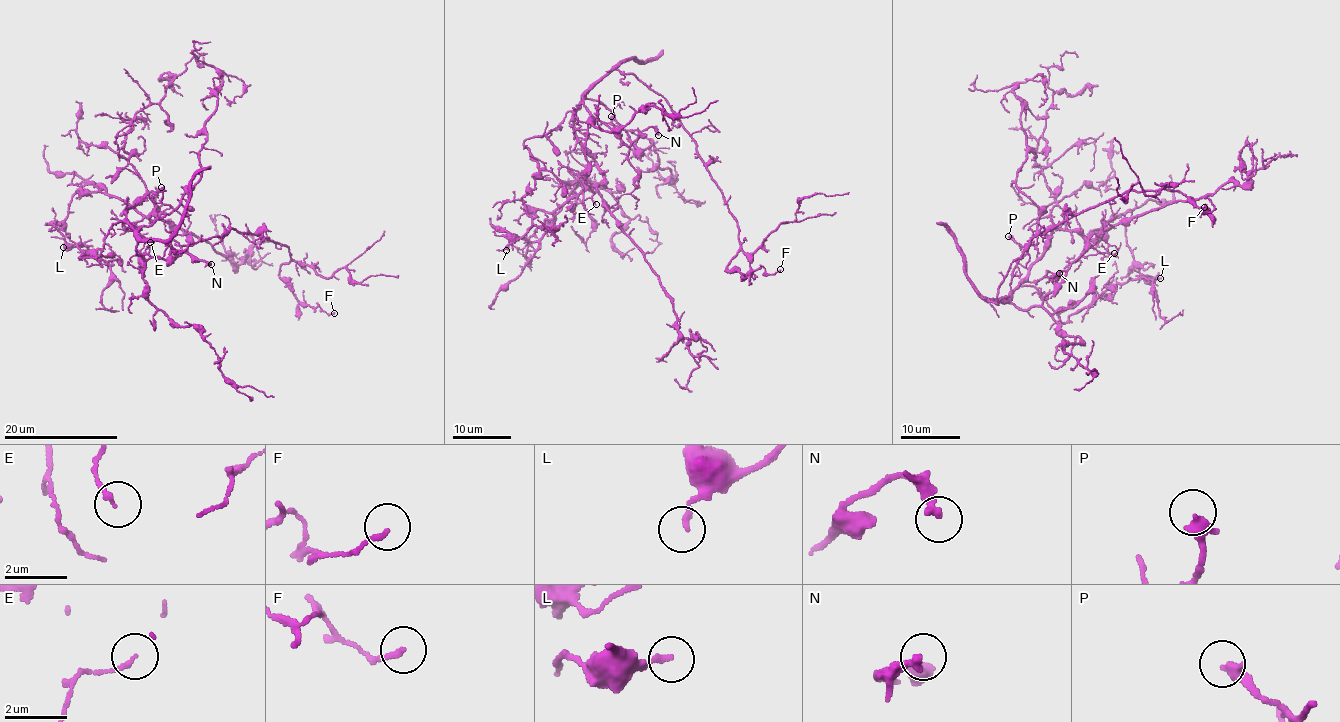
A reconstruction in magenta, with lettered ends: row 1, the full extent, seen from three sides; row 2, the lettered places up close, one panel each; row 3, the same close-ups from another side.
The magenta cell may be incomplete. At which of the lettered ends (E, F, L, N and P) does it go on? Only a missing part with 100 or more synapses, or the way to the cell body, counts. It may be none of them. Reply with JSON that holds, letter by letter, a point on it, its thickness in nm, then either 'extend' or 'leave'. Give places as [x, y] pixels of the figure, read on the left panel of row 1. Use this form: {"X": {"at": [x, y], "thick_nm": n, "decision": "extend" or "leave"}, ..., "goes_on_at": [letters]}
{"E": {"at": [150, 242], "thick_nm": 140, "decision": "leave"}, "F": {"at": [334, 313], "thick_nm": 150, "decision": "leave"}, "L": {"at": [63, 247], "thick_nm": 160, "decision": "leave"}, "N": {"at": [211, 264], "thick_nm": 280, "decision": "leave"}, "P": {"at": [161, 187], "thick_nm": 400, "decision": "leave"}, "goes_on_at": []}

